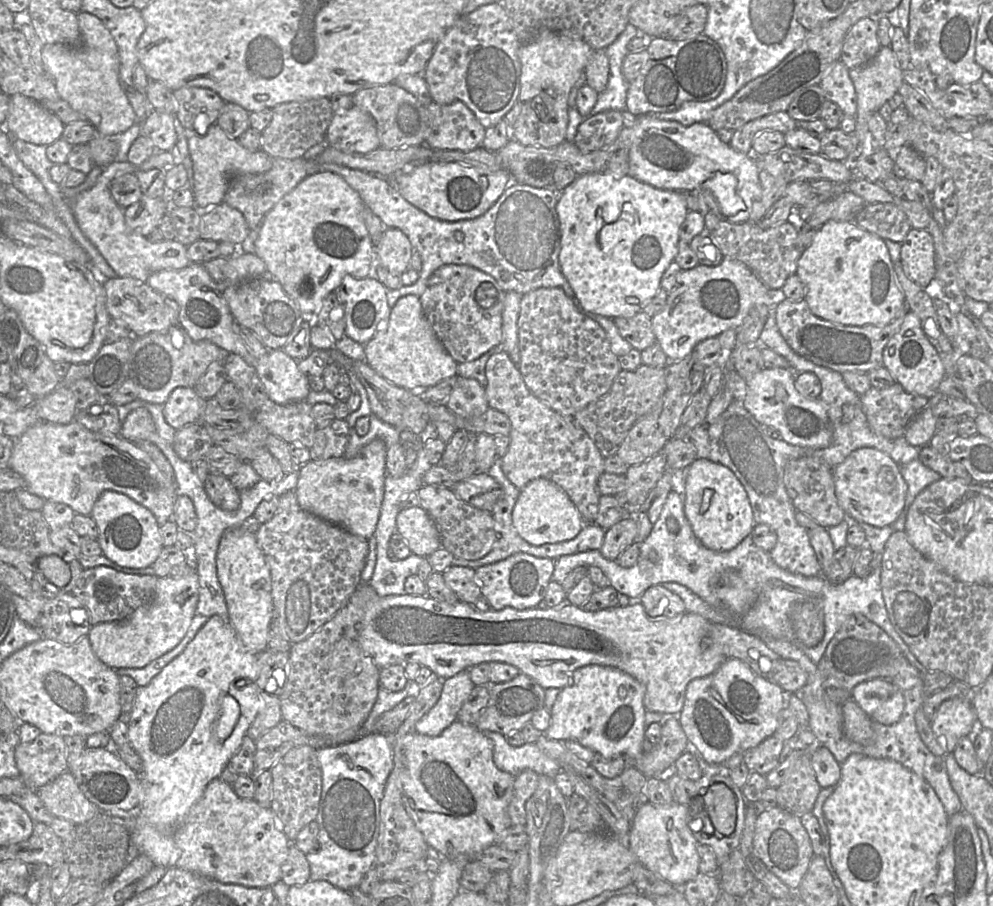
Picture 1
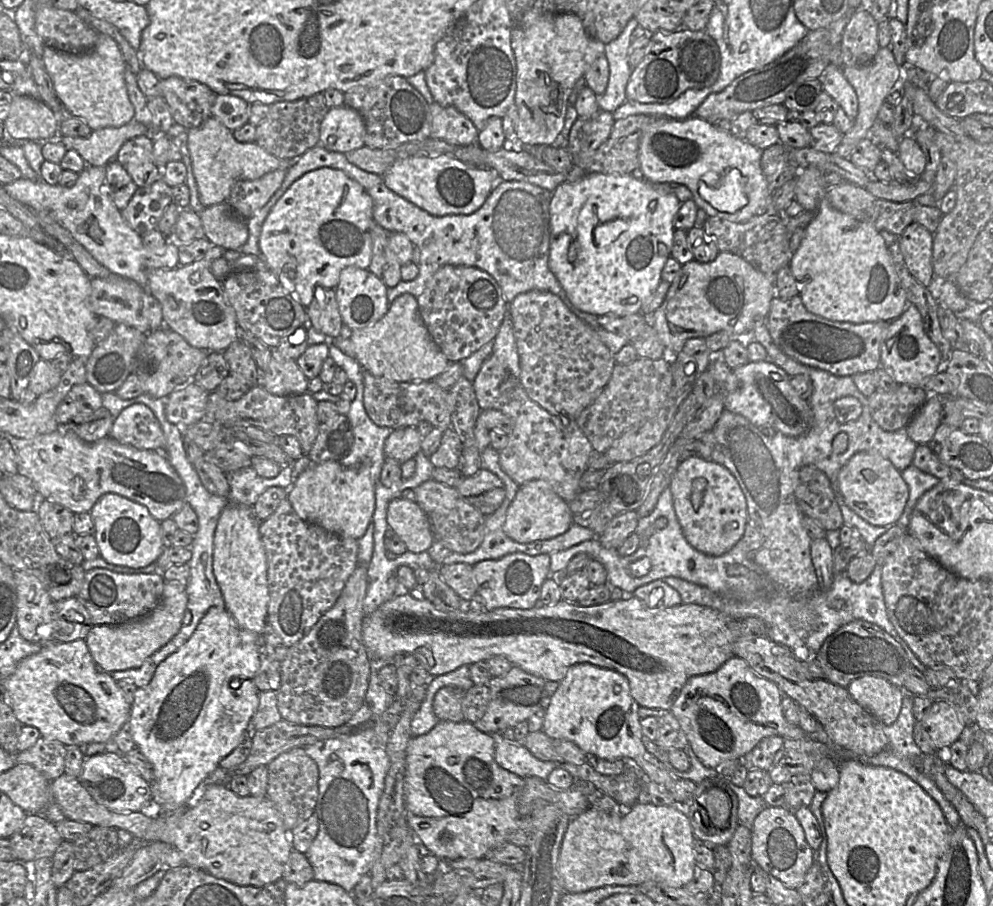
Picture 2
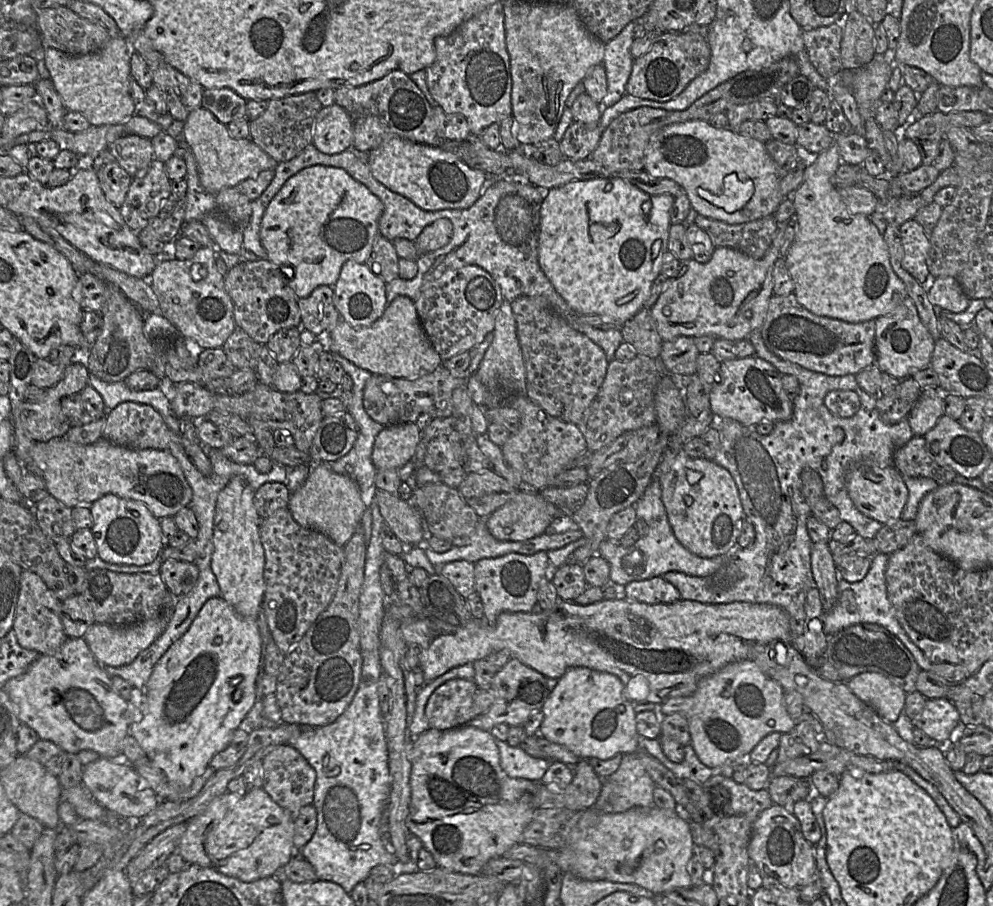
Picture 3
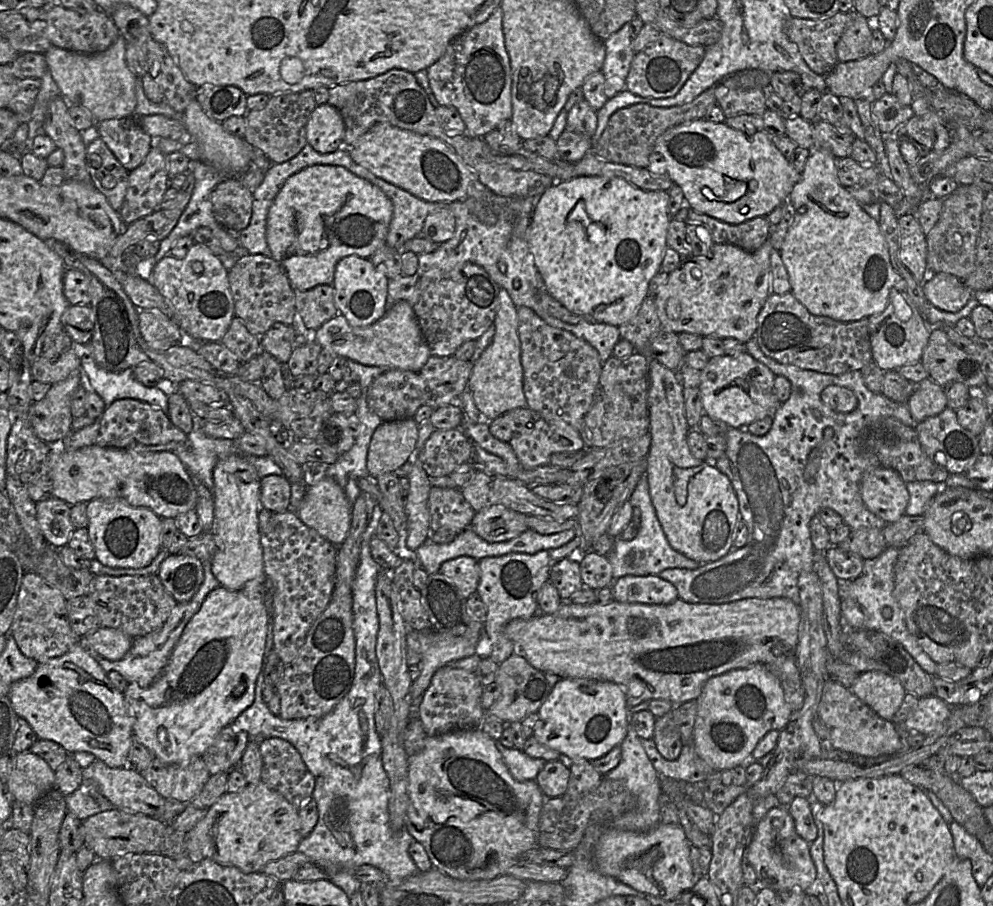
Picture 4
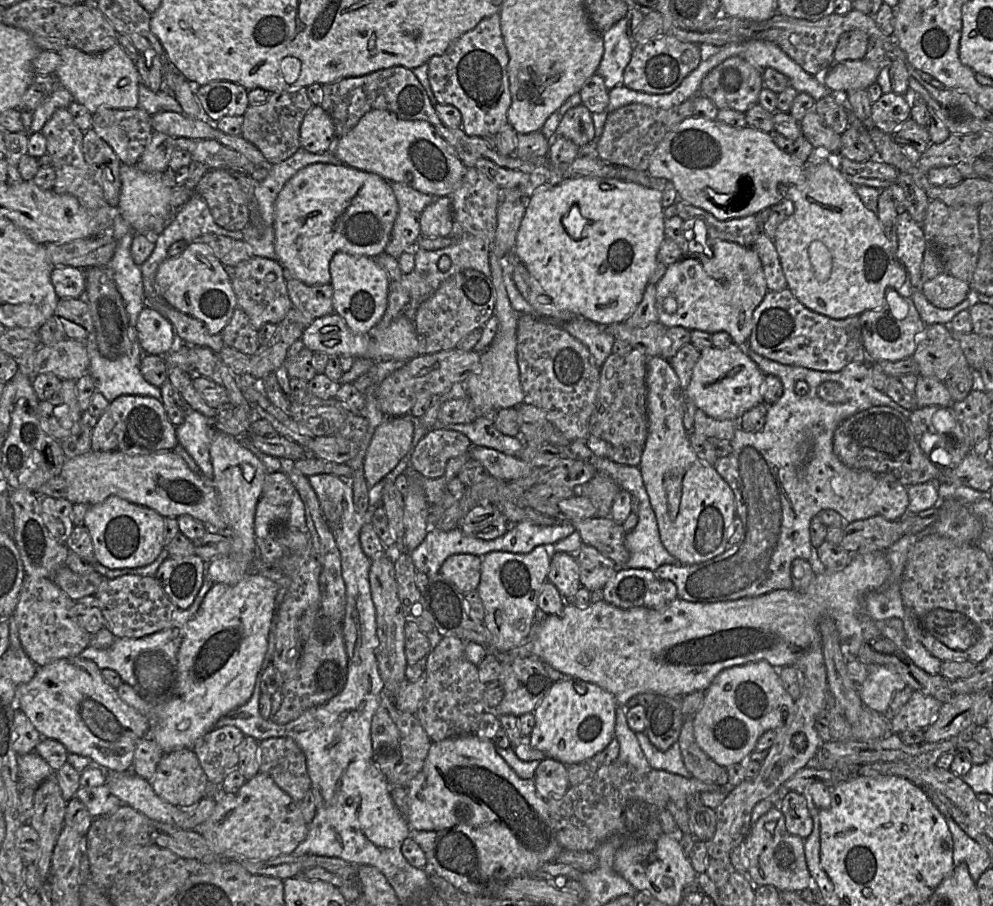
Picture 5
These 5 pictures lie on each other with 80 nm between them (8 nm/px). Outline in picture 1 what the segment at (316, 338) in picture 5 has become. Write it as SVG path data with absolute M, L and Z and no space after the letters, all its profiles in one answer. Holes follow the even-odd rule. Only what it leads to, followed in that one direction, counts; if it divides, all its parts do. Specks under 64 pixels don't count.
M418 296L398 299L389 318L381 321L373 338L364 346L367 364L390 383L419 392L457 375L458 363L444 348L429 324Z

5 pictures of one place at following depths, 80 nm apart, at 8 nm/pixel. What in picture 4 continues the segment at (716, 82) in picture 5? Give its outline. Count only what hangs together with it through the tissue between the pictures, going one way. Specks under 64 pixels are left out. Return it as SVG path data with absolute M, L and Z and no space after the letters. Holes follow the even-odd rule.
M722 83L716 84L714 88L717 105L726 118L743 114L760 116L768 109L765 98L768 89L728 89Z

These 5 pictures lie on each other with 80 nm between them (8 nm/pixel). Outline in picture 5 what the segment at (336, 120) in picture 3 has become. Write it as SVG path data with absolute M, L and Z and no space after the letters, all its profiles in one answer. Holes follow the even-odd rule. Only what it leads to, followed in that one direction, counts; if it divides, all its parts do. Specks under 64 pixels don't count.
M313 105L300 127L300 147L311 153L324 153L331 151L335 140L331 117L320 105Z

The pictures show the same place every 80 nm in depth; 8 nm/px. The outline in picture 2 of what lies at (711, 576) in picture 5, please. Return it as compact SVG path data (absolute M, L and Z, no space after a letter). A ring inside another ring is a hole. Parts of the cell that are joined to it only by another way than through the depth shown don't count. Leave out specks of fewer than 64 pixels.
M766 319L756 322L749 339L762 344L767 351L768 361L779 366L790 377L806 375L813 384L813 392L808 399L812 411L812 424L809 430L800 436L790 437L780 431L773 437L766 436L744 416L728 410L722 412L712 429L716 443L710 459L725 466L738 481L746 498L749 521L759 529L764 539L761 548L754 552L754 560L767 574L777 591L770 597L745 602L716 594L706 587L677 577L666 577L662 580L679 593L683 604L712 608L735 622L748 617L761 619L766 625L767 638L787 647L797 660L808 661L816 656L808 649L805 641L808 633L812 631L814 621L817 620L817 614L806 603L806 596L817 590L817 576L811 559L812 539L803 526L804 514L794 495L799 470L803 466L813 465L826 474L841 509L844 524L856 527L870 548L891 526L874 526L846 505L839 488L839 472L853 455L862 451L882 456L901 472L912 464L917 444L908 436L906 427L887 432L873 420L868 397L859 391L851 376L836 376L825 370L804 365L783 353L775 345ZM846 396L857 398L862 412L856 420L844 423L838 420L834 403ZM840 432L847 434L848 446L844 452L835 454L832 443Z

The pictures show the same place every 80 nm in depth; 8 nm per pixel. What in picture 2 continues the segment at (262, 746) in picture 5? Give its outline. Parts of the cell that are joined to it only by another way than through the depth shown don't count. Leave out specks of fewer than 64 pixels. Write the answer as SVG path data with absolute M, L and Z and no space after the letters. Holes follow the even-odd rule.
M293 748L271 761L267 765L267 798L280 813L285 829L291 832L297 825L315 813L318 799L319 769L304 748Z

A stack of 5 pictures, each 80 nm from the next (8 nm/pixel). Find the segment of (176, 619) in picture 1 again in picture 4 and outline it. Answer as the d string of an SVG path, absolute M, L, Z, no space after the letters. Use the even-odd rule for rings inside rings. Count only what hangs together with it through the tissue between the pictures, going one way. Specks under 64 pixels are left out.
M102 626L81 638L91 652L110 661L122 659L131 648L133 640L120 630Z

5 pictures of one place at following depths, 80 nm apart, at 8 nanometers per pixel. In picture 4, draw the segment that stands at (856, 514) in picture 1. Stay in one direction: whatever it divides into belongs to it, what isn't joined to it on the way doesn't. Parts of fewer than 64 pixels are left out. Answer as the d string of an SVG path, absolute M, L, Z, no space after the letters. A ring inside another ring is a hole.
M883 467L863 475L861 496L865 506L887 524L898 521L906 515L909 493L900 475Z

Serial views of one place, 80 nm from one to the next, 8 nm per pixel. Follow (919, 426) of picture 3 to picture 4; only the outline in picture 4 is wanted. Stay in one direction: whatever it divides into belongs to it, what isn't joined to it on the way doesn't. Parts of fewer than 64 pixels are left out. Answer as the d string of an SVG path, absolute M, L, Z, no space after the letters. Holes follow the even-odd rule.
M930 378L914 384L908 408L916 424L940 414L948 408L944 388Z

